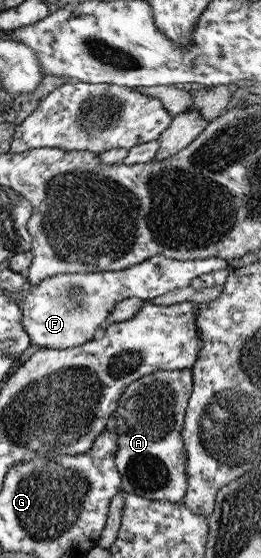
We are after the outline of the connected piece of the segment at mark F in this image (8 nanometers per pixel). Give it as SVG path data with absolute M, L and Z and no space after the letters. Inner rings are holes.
M154 255L138 265L126 267L122 271L103 271L90 273L65 273L50 276L40 284L26 285L27 291L18 299L22 312L22 325L28 332L31 343L41 348L70 349L101 334L98 329L104 325L106 317L116 303L126 297L151 300L176 288L190 286L193 279L203 273L231 269L227 260L206 258L179 260Z

